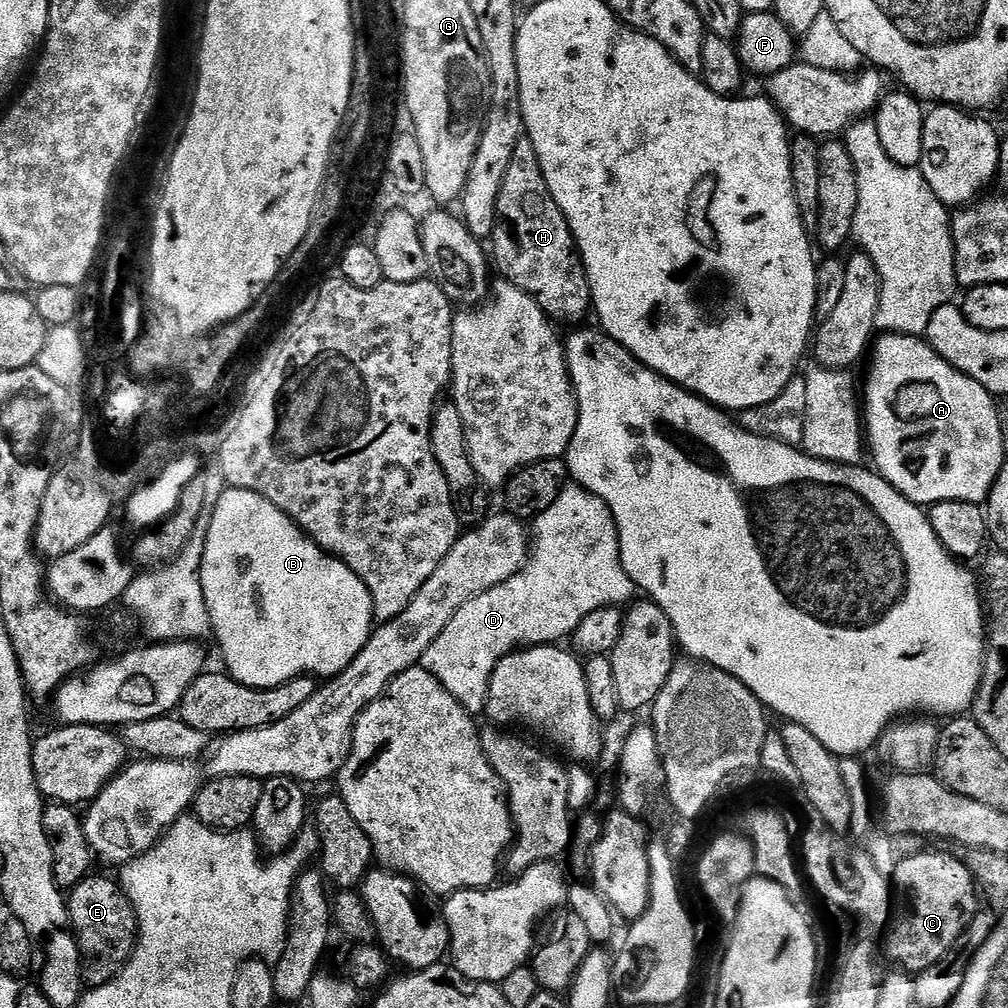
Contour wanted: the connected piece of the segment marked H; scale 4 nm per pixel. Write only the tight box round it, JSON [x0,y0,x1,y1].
[496,138,592,321]

